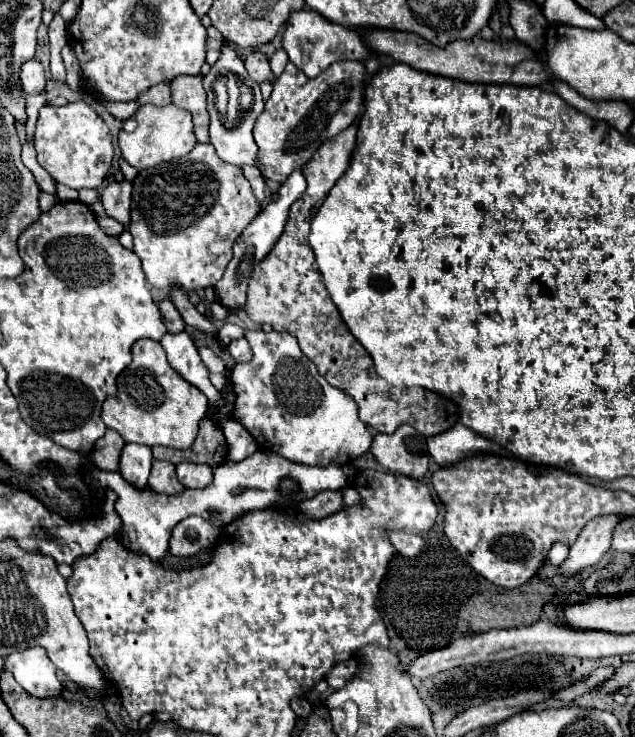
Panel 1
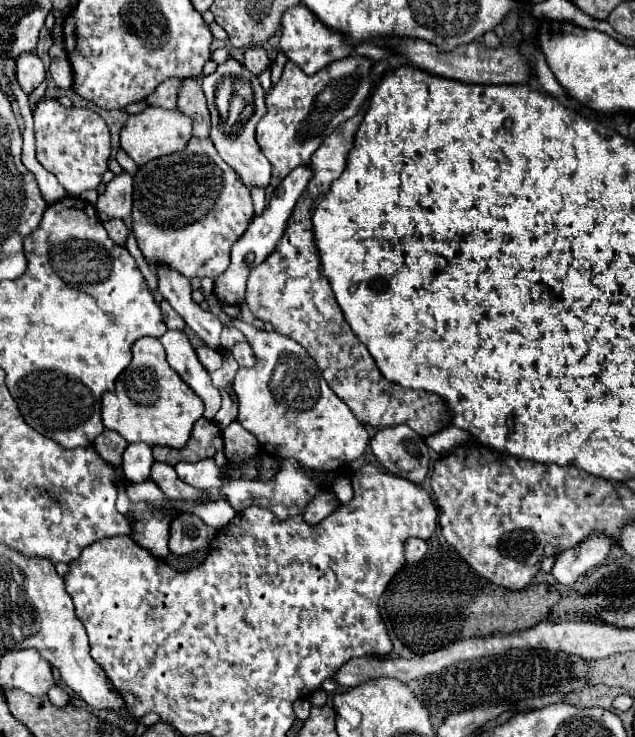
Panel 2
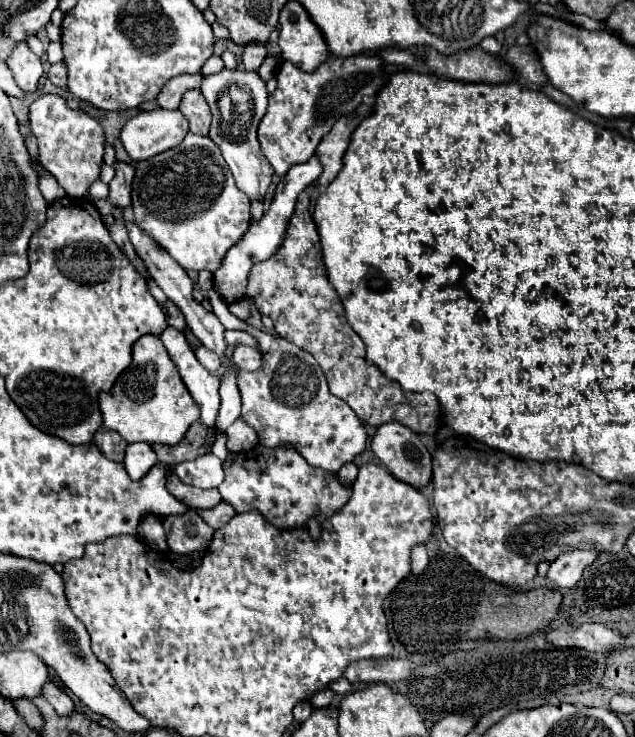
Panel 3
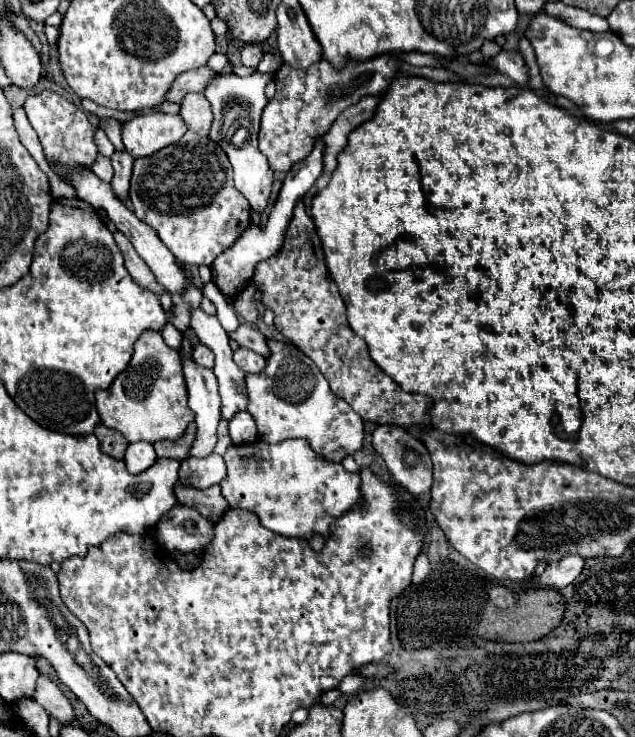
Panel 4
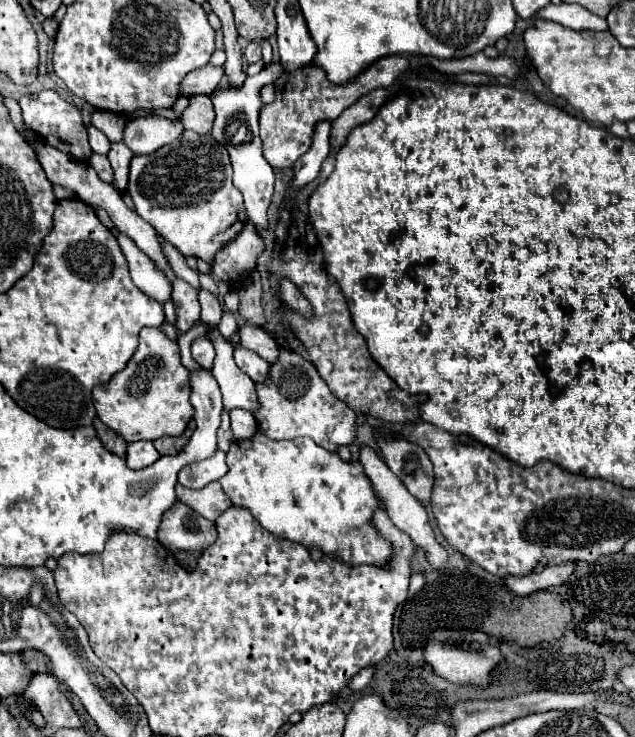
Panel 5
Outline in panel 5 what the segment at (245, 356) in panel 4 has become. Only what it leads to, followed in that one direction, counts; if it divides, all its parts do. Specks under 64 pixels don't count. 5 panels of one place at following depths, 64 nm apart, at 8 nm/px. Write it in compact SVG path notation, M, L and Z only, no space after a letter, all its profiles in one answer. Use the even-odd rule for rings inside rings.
M236 348L234 350L234 360L238 364L240 370L244 370L254 382L262 382L266 380L268 376L268 370L270 370L270 364L266 360L262 360L258 354L246 350L246 348Z

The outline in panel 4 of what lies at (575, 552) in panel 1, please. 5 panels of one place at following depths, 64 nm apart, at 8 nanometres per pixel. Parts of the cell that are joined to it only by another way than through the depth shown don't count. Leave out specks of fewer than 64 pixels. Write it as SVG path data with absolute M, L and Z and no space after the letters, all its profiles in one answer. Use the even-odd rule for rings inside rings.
M568 554L564 558L560 558L560 562L552 562L548 564L546 572L542 576L534 576L534 582L546 588L566 588L568 584L572 584L578 574L582 572L586 564L586 558L578 556L578 554Z

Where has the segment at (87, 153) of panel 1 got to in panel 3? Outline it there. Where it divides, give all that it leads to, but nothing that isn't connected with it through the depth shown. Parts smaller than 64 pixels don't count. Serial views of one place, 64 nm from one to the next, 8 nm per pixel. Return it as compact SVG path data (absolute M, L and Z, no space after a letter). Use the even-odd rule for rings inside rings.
M44 94L30 106L32 132L38 142L40 164L56 176L58 184L72 198L82 198L90 184L100 178L106 134L102 124L82 110L72 110L66 106L64 98L56 94Z

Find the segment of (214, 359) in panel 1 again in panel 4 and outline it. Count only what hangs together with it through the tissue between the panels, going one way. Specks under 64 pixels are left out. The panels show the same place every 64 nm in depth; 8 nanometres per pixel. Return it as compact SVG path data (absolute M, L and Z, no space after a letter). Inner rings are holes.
M198 344L192 352L194 360L204 366L204 368L214 368L214 352L210 352L210 348L206 348L204 344Z

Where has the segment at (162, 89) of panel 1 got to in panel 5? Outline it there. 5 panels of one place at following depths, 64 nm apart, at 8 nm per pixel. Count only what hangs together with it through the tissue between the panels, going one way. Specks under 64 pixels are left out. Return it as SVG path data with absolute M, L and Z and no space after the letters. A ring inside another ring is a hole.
M206 64L204 68L196 68L184 76L180 82L180 96L192 96L192 94L210 94L214 88L218 88L220 78L224 76L222 68L216 68L212 64Z

